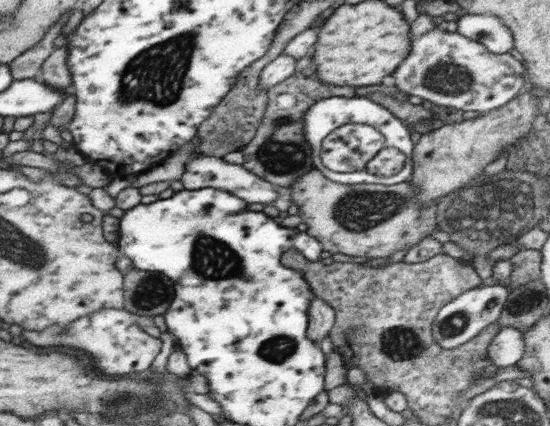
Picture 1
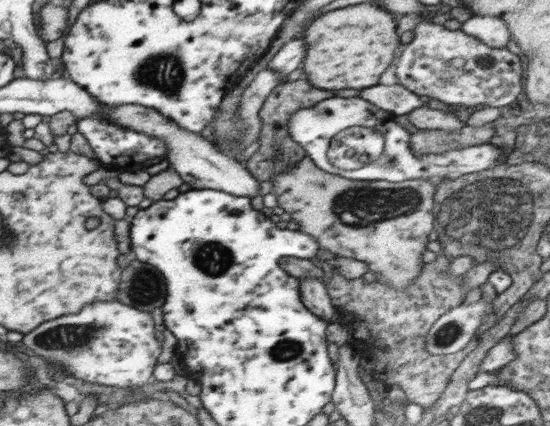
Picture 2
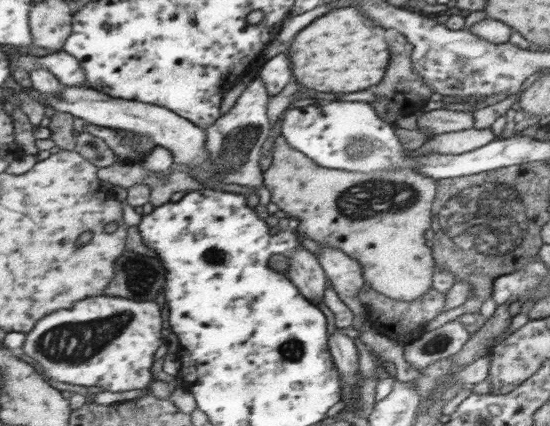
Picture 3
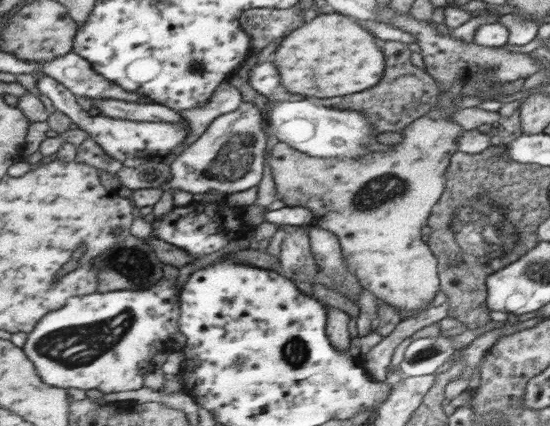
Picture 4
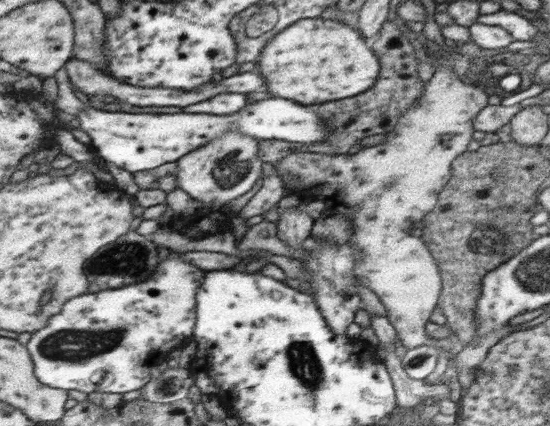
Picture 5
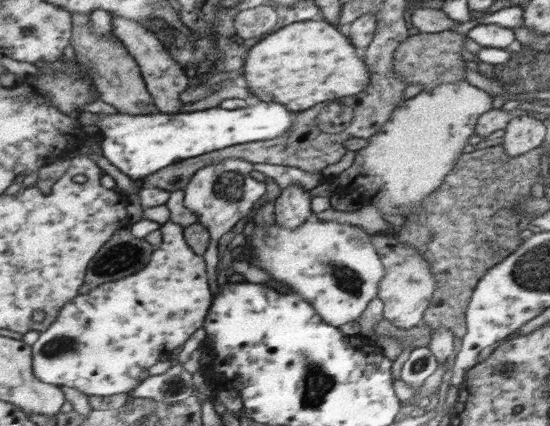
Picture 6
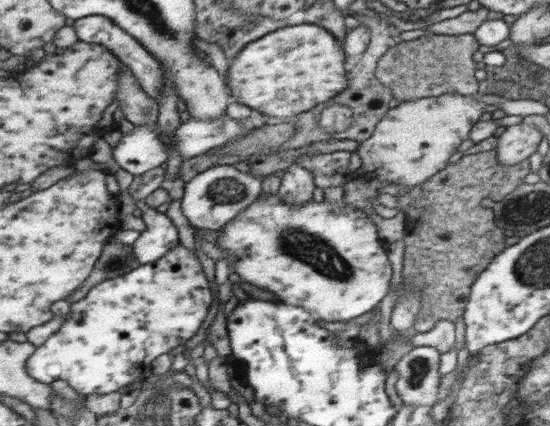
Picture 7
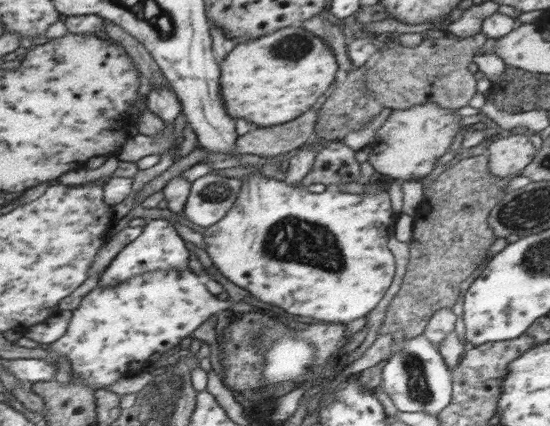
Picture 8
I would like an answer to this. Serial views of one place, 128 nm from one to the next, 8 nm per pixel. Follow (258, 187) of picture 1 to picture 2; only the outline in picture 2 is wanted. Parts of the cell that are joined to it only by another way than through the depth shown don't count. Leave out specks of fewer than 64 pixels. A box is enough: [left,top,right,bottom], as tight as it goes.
[105,105,260,199]

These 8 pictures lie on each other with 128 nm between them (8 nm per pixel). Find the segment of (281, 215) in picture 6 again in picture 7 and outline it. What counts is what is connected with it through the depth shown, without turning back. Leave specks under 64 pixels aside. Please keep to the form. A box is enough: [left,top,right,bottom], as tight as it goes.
[278,163,316,208]

